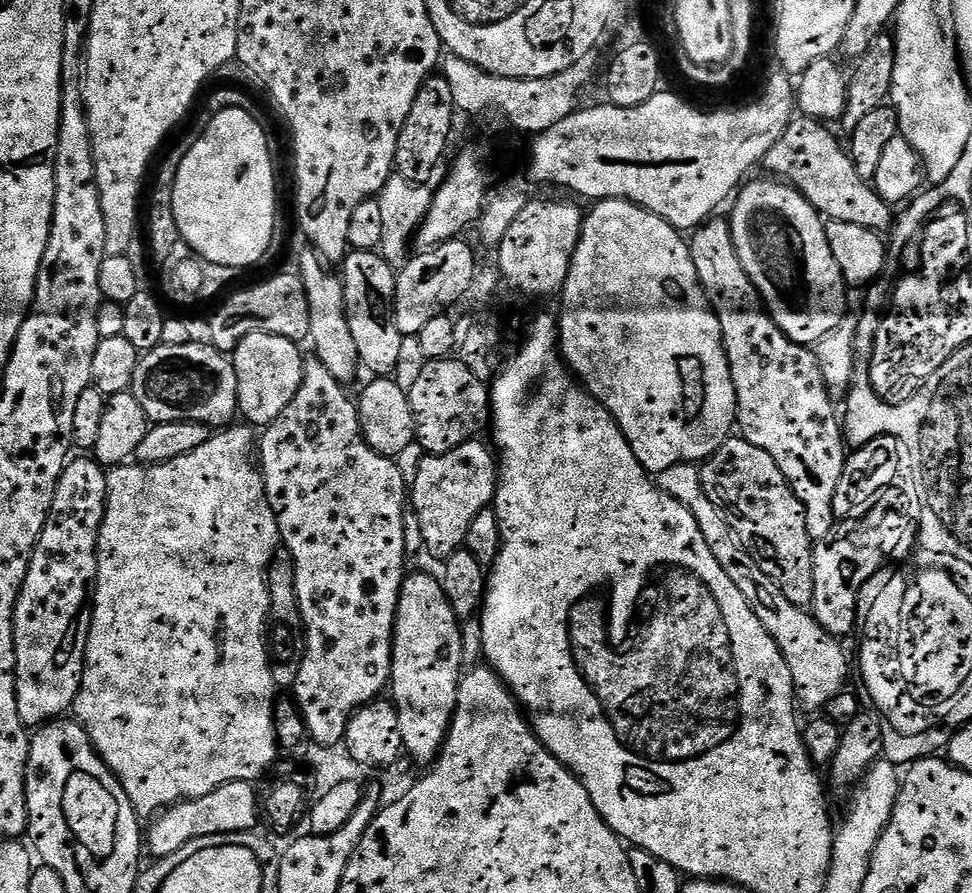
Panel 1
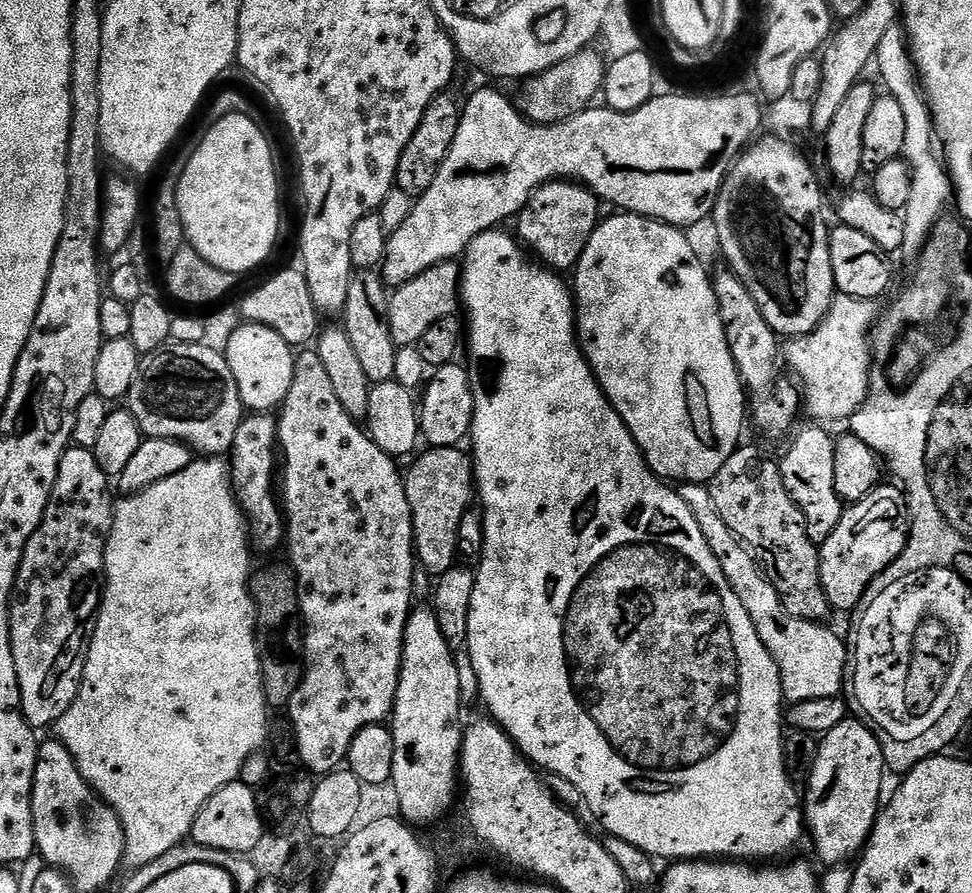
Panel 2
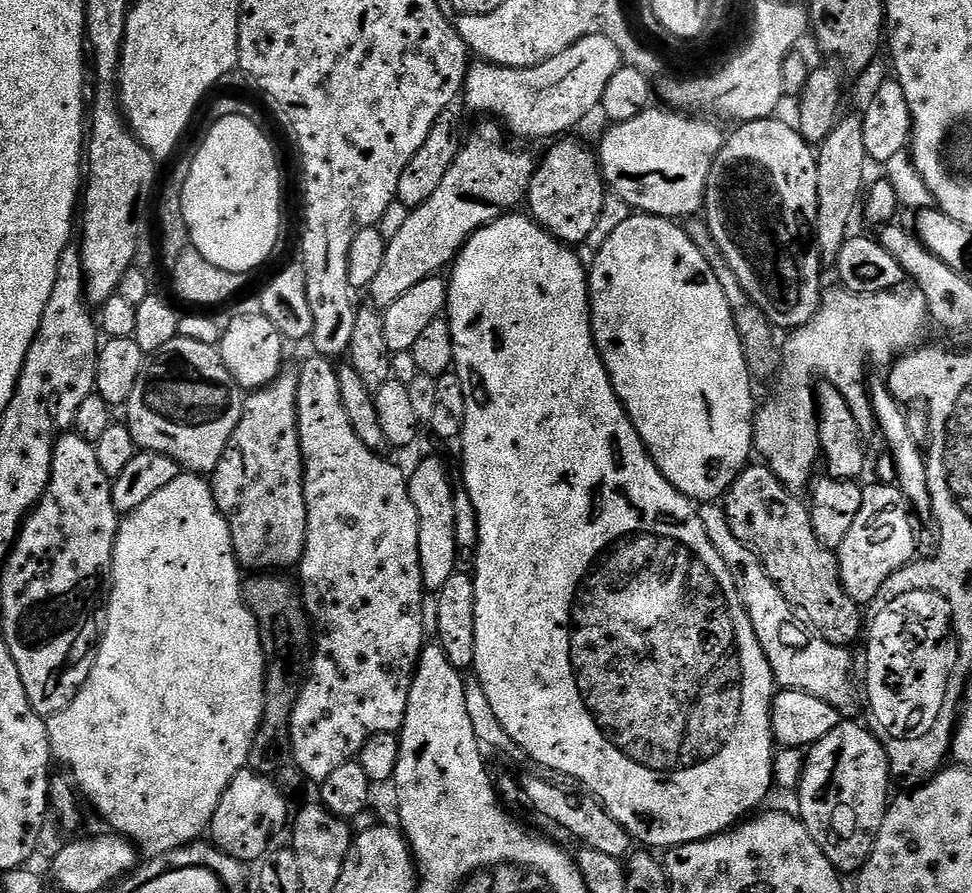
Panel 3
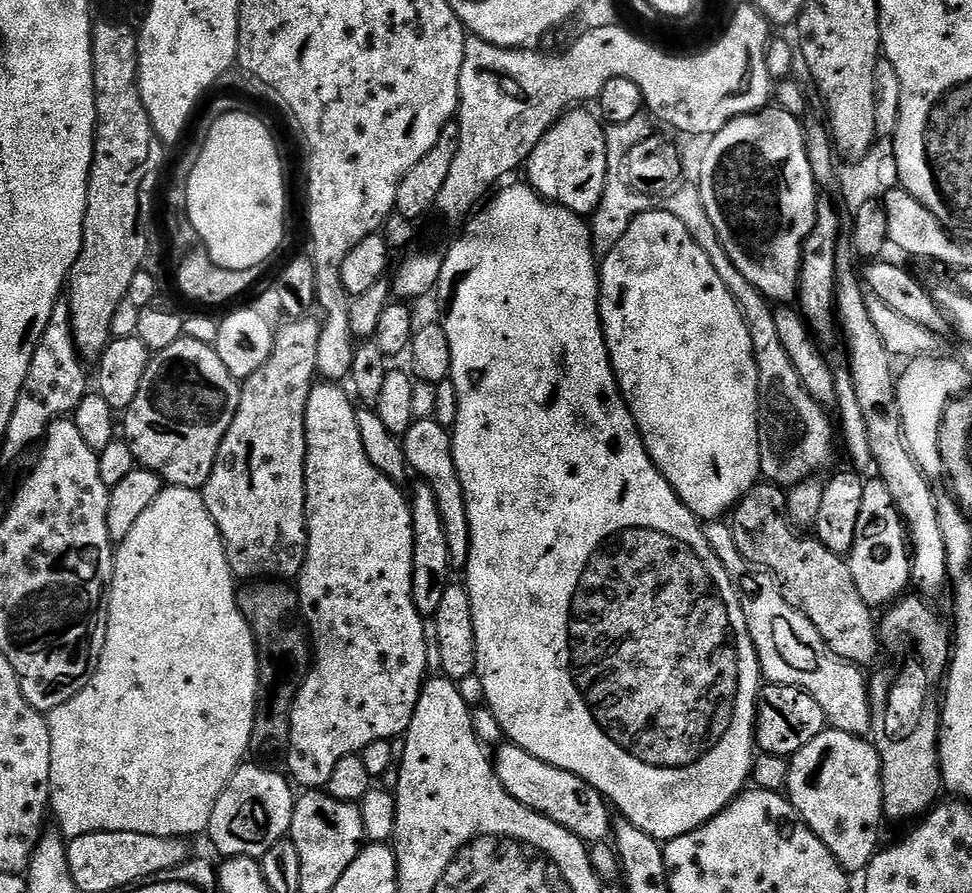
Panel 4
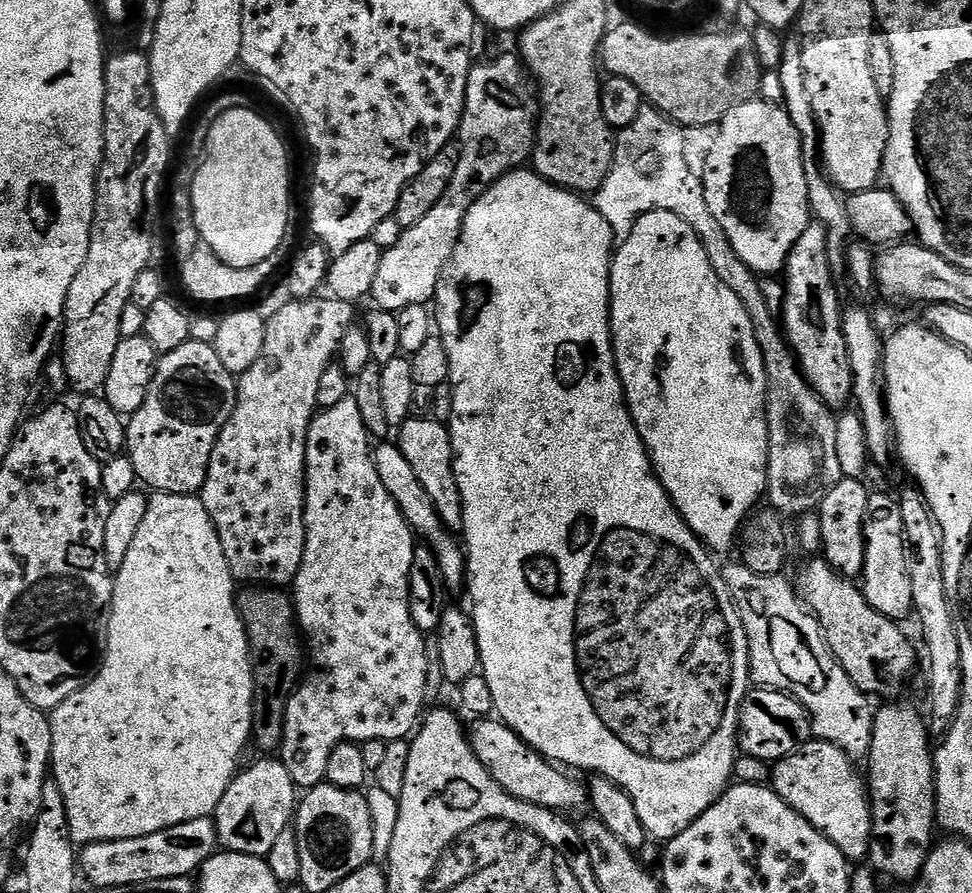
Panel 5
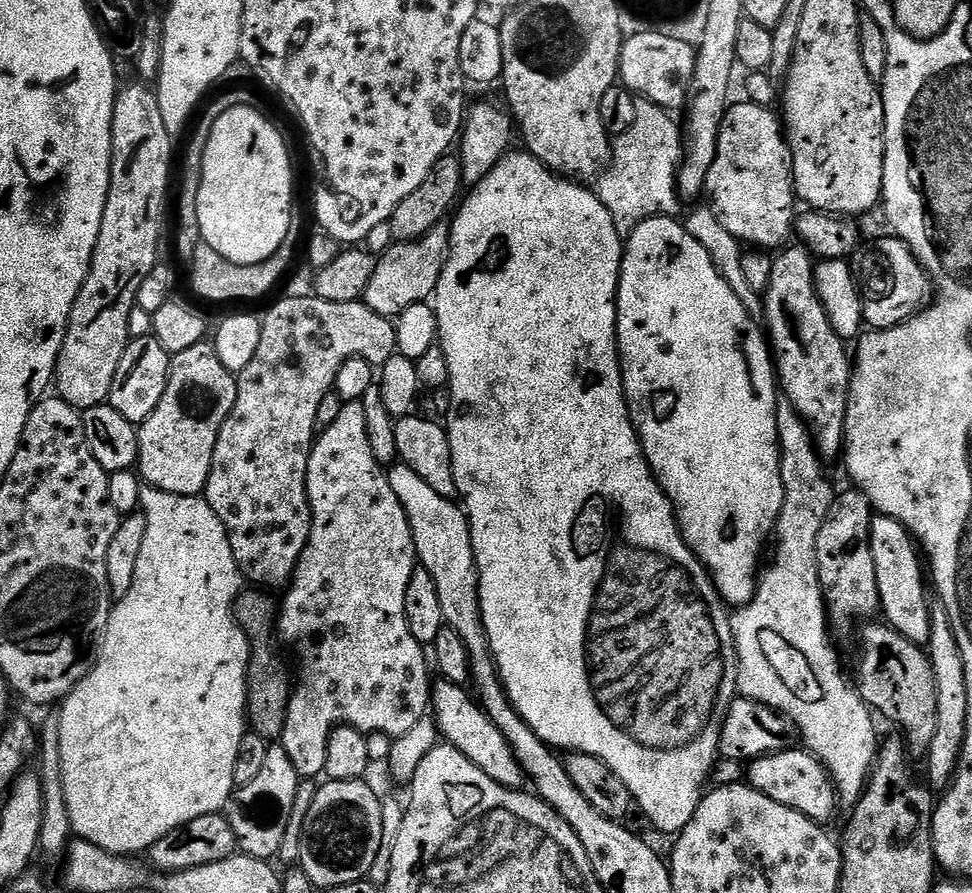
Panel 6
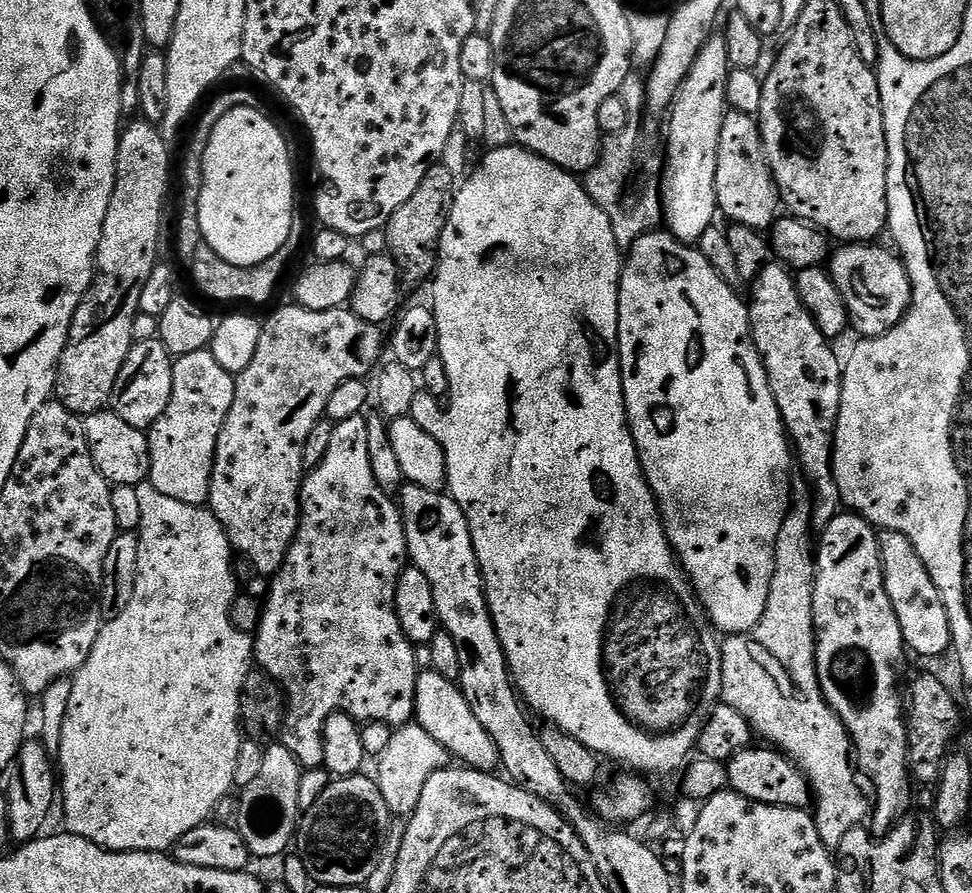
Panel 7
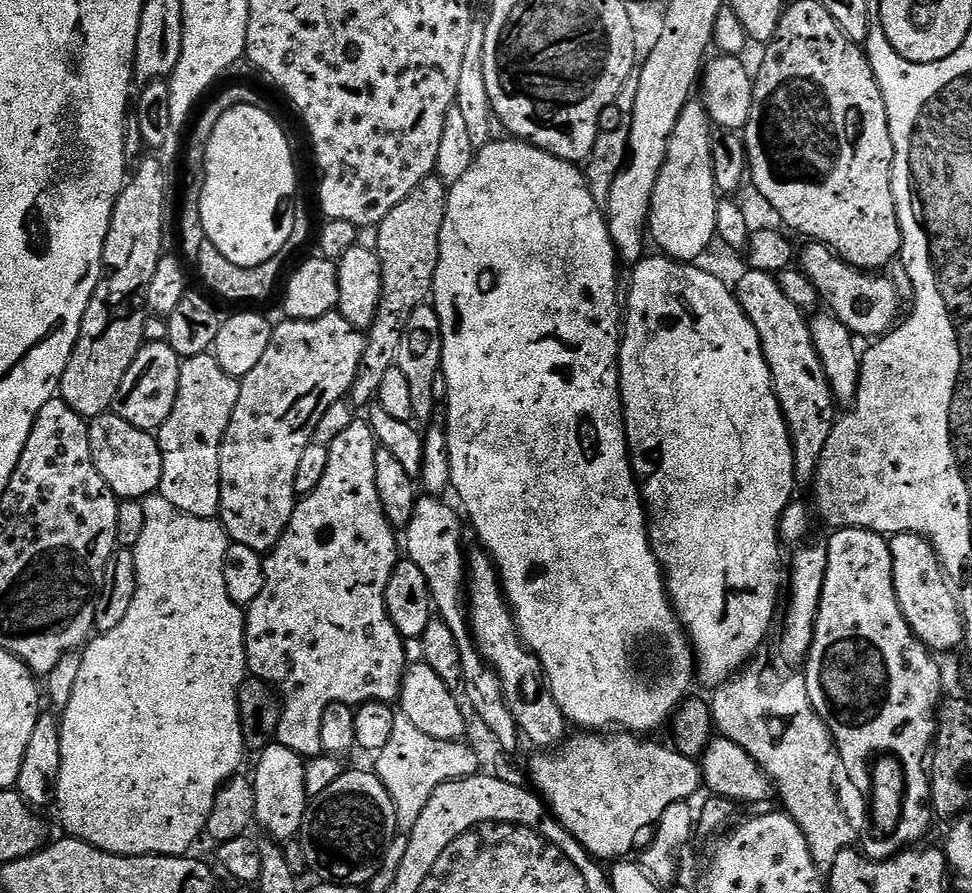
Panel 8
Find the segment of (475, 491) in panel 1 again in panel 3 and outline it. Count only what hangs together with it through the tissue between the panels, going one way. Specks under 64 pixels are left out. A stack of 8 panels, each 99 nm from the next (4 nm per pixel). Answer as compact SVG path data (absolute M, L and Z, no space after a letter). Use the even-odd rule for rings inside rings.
M428 456L425 460L418 461L416 469L413 472L409 471L406 479L410 502L414 502L414 510L418 514L418 558L422 570L422 582L429 593L439 594L442 586L446 586L447 580L458 571L458 564L456 564L458 549L454 538L454 498L457 489L452 488L452 480L448 477L447 466L436 456Z

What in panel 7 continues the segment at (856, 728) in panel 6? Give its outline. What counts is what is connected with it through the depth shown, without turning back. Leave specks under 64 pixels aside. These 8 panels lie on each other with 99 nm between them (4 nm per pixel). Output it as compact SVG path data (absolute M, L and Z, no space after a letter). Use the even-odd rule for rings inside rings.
M796 478L793 479L792 482L792 505L788 507L788 513L782 522L782 530L778 530L776 565L774 566L774 574L770 582L770 598L766 602L766 610L762 614L758 626L754 626L749 632L737 632L729 635L727 639L723 641L720 650L722 658L724 659L722 664L722 690L720 691L720 699L723 703L734 706L734 710L738 710L738 714L742 714L742 718L746 718L746 722L751 726L753 733L755 733L759 739L760 736L764 739L761 741L767 742L771 747L783 752L784 755L788 756L800 767L802 774L808 779L808 785L812 787L814 819L818 826L818 834L827 848L836 850L839 849L842 838L846 838L846 834L850 834L850 830L859 828L865 823L866 817L870 812L870 800L869 797L868 800L864 797L864 792L860 789L859 782L856 781L858 772L854 767L852 739L849 738L846 726L840 721L838 714L834 714L834 710L826 702L826 698L822 694L820 683L818 682L818 670L816 669L816 634L812 626L812 586L815 583L816 558L814 555L814 533L812 531L812 490L803 478Z

